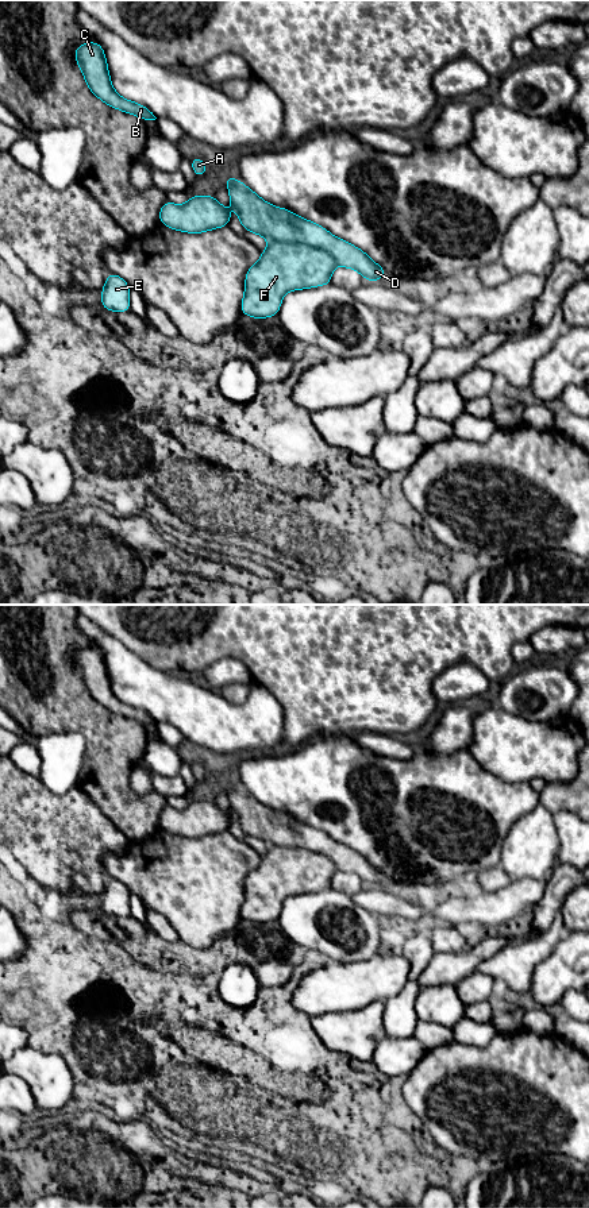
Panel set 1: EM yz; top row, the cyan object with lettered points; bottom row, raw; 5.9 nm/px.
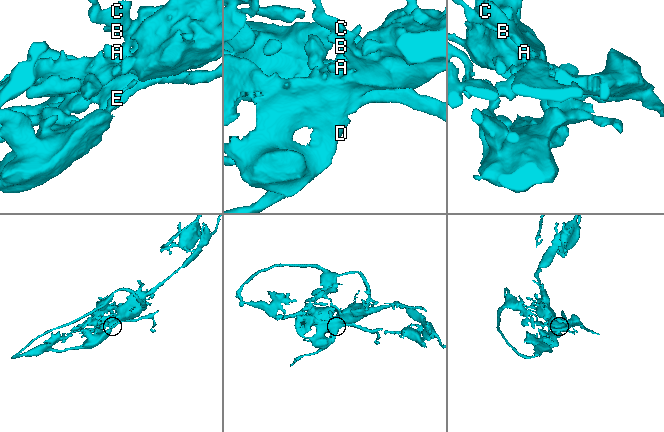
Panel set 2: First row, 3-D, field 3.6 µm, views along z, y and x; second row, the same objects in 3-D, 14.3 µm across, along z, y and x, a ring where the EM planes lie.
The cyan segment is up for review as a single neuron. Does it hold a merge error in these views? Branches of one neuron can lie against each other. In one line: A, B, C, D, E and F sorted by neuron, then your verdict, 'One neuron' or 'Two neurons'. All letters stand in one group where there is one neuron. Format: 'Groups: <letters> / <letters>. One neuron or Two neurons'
Groups: A B C D E F. One neuron

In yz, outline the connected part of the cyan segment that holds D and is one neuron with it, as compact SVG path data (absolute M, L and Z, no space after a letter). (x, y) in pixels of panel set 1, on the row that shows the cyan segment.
M232 175L224 182L242 227L270 242L259 262L246 273L243 314L254 319L277 316L286 292L331 283L336 265L355 269L366 281L386 275L366 252L322 225L263 201Z

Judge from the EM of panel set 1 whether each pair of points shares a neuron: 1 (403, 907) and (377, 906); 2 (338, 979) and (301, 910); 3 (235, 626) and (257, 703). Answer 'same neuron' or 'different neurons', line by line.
1: same neuron
2: different neurons
3: different neurons

